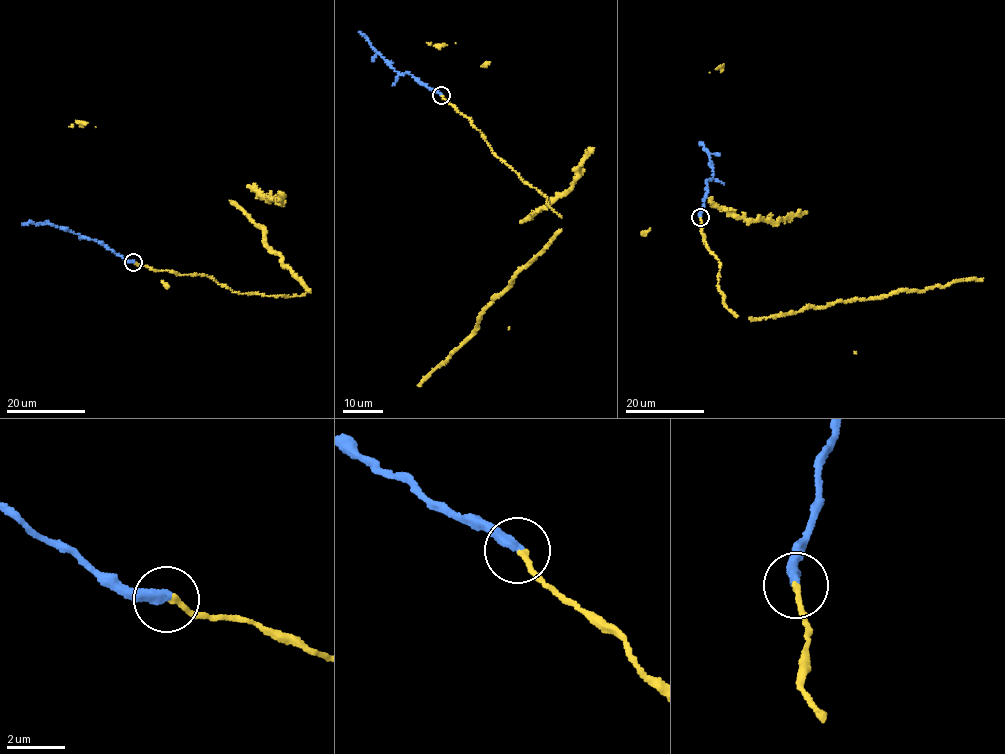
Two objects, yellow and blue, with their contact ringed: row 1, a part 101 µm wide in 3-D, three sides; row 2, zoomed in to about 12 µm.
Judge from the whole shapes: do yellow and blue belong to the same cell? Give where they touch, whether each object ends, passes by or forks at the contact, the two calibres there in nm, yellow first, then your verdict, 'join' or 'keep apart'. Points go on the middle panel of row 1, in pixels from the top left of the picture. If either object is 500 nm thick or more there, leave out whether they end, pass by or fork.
place (441, 95); yellow ends; blue ends; calibres 190 and 360 nm; join

